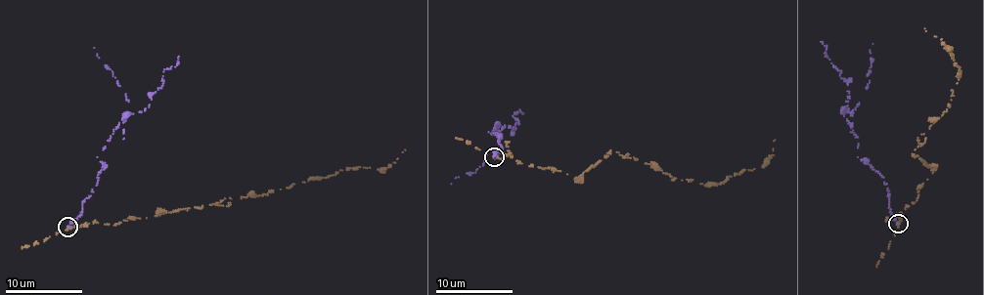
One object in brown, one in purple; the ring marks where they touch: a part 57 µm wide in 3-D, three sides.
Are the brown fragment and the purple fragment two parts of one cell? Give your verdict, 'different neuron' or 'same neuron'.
different neuron

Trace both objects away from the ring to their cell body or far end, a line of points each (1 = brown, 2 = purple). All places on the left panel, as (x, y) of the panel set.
1: (67, 229), (226, 206), (231, 198), (349, 168), (388, 167), (405, 149)
2: (67, 227), (96, 186), (108, 141), (149, 107), (179, 57)

